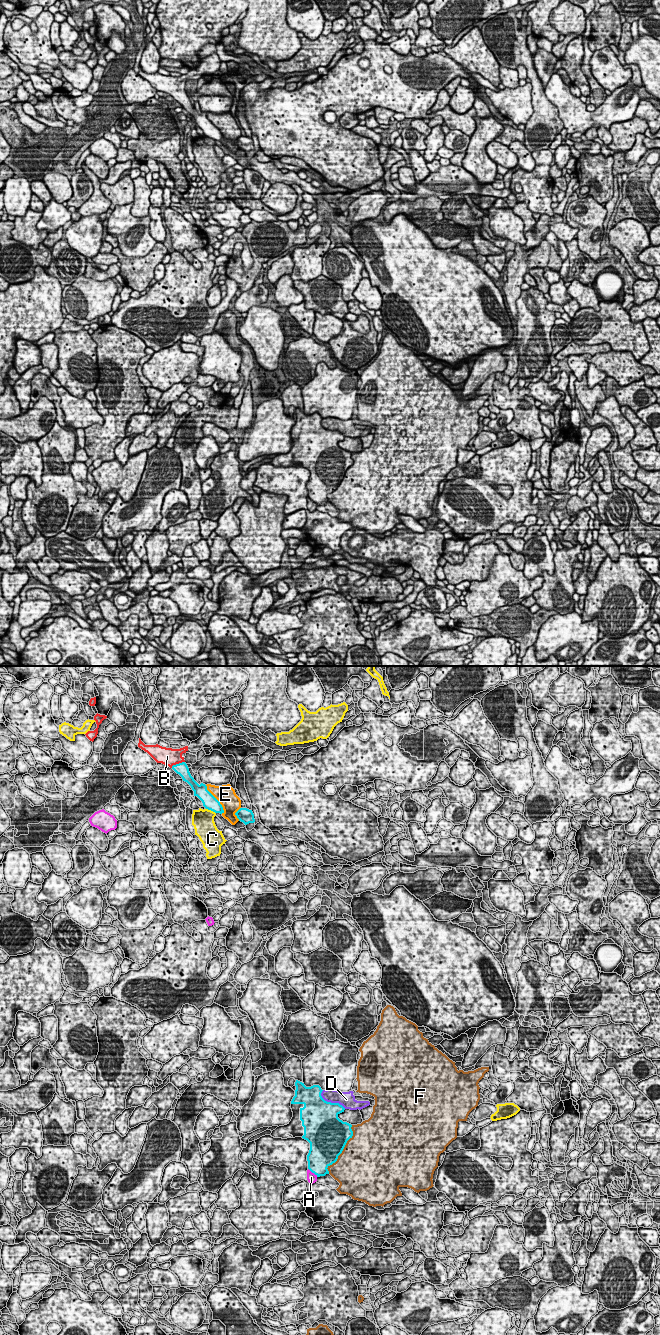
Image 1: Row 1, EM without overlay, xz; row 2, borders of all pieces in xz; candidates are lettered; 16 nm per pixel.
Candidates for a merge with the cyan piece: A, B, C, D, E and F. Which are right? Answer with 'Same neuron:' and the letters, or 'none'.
Same neuron: B

